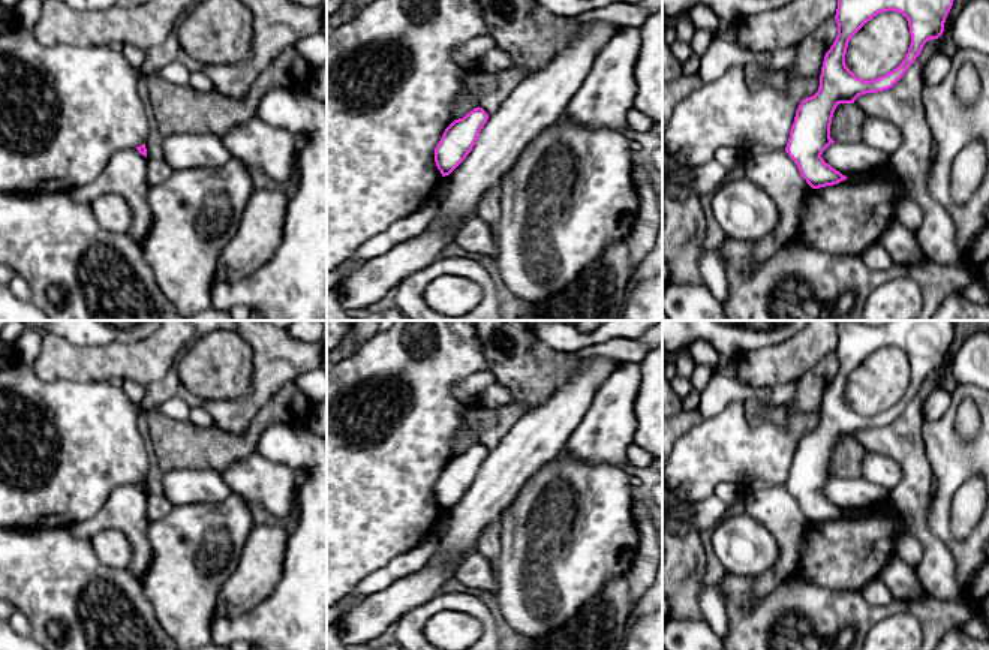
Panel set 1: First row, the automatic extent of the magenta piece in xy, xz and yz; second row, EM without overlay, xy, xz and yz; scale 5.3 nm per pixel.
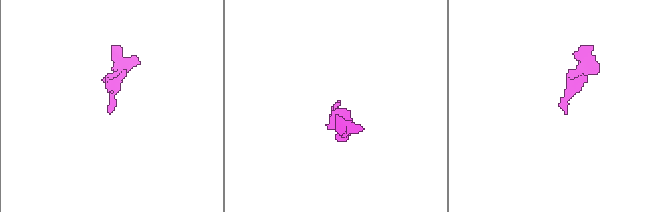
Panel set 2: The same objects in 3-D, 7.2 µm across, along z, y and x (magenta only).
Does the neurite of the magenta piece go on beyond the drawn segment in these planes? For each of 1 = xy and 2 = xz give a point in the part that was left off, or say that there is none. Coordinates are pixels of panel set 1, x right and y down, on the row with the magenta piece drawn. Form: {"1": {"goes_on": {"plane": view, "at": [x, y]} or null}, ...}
{"1": {"goes_on": null}, "2": {"goes_on": null}}

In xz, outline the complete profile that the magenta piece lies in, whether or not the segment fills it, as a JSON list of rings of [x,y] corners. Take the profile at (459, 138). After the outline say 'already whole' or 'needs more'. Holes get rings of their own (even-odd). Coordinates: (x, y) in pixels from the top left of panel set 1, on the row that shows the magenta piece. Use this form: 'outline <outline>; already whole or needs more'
outline [[[478,106],[445,129],[435,148],[435,162],[442,177],[450,175],[472,151],[487,120],[489,114]]]; already whole

